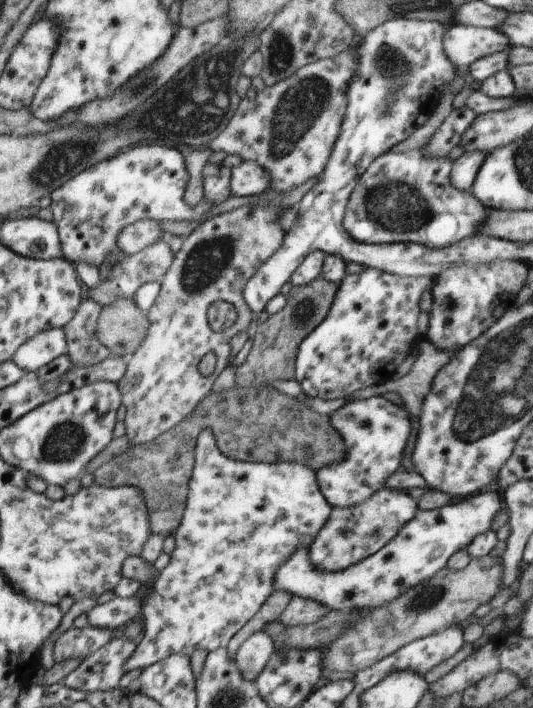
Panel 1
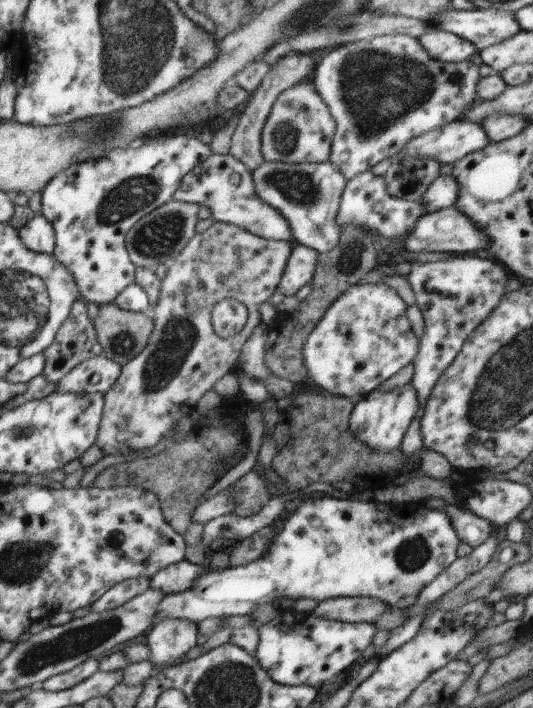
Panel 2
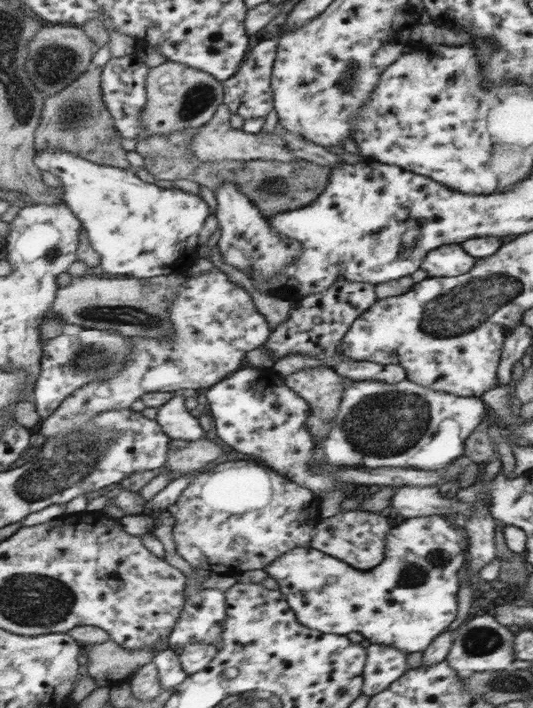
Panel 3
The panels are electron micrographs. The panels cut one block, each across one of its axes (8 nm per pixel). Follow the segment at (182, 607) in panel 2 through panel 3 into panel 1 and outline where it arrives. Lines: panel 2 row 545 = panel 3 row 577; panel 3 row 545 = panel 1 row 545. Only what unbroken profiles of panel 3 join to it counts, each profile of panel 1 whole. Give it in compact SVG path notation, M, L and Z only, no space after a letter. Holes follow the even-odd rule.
M495 488L492 492L488 490L468 498L456 499L438 509L418 509L416 516L386 546L341 572L316 571L309 560L309 547L299 549L278 568L277 590L288 590L293 596L318 601L330 611L350 612L352 608L364 610L388 605L410 588L442 571L456 550L468 548L479 535L488 533L500 508L502 498L498 488Z

